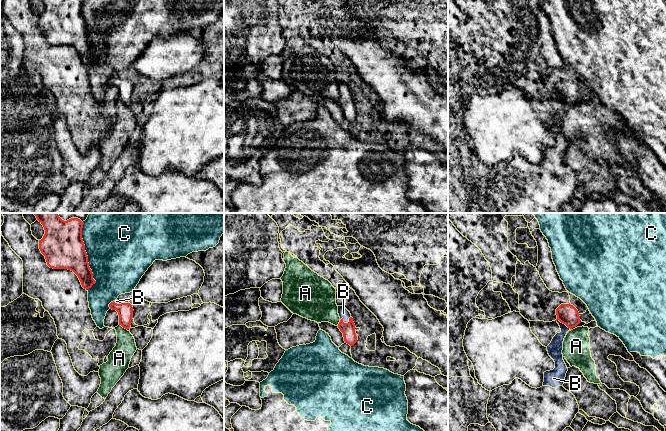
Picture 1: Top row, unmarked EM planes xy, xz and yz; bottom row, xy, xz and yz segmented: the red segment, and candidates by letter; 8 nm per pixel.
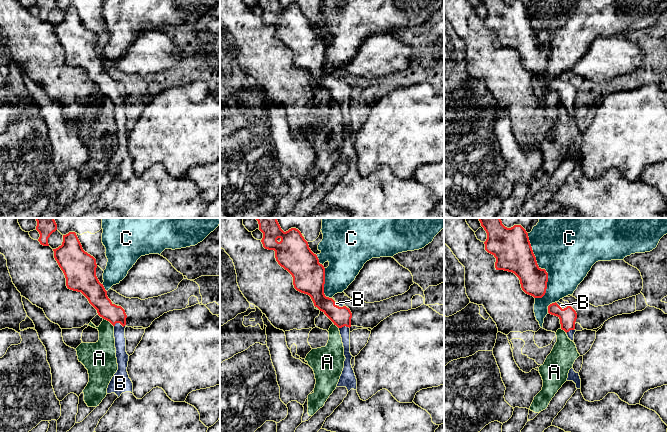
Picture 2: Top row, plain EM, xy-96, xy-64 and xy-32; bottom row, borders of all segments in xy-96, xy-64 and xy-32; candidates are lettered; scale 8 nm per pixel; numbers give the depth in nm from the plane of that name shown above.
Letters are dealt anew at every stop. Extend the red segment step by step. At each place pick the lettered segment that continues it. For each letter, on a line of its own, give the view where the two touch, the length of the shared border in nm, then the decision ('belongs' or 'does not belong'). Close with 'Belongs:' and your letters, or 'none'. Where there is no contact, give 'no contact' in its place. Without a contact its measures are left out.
A: meets red in xy; contact 90 nm long; does not belong
B: meets red in xz; contact 90 nm long; belongs
C: meets red in xy; contact 550 nm long; does not belong
Belongs: B

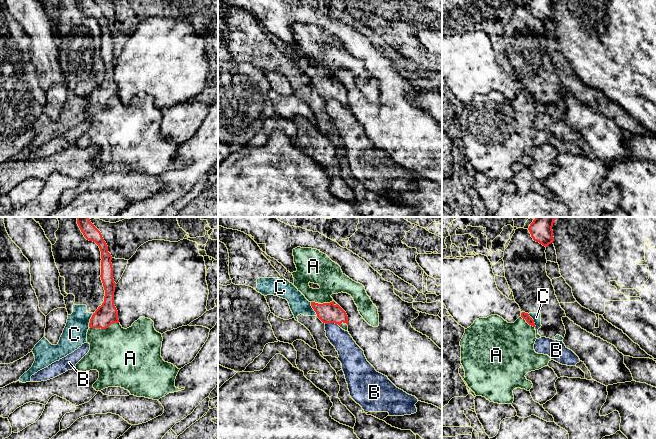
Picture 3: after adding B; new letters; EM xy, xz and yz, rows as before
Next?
A: meets red in xy; contact 240 nm long; belongs
B: meets red in xz; contact 130 nm long; does not belong
C: meets red in yz; contact 130 nm long; does not belong
Belongs: A

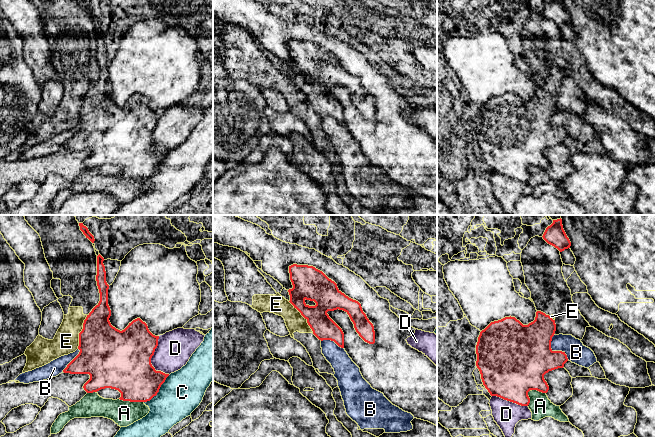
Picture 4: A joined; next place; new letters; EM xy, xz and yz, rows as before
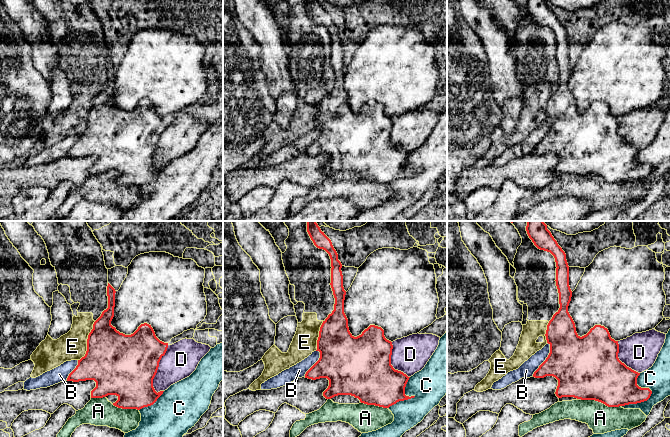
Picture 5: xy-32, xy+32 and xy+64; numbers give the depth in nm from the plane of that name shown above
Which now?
A: meets red in xy; contact 200 nm long; does not belong
B: meets red in yz; contact 240 nm long; does not belong
C: meets red in xy; contact 300 nm long; does not belong
D: meets red in xy; contact 320 nm long; does not belong
E: meets red in xy; contact 280 nm long; does not belong
Belongs: none

